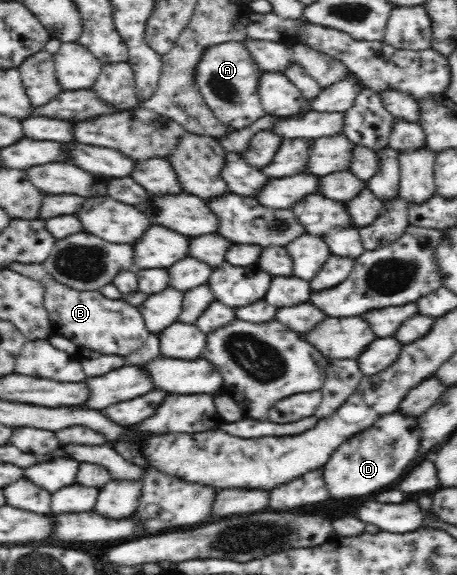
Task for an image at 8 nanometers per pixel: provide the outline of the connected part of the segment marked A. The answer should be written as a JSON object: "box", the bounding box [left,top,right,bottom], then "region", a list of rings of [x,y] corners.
{"box":[196,41,266,130],"region":[[[242,41],[222,42],[202,52],[196,66],[196,85],[214,115],[221,122],[241,130],[266,115],[257,91],[261,73],[263,71],[255,64]]]}

